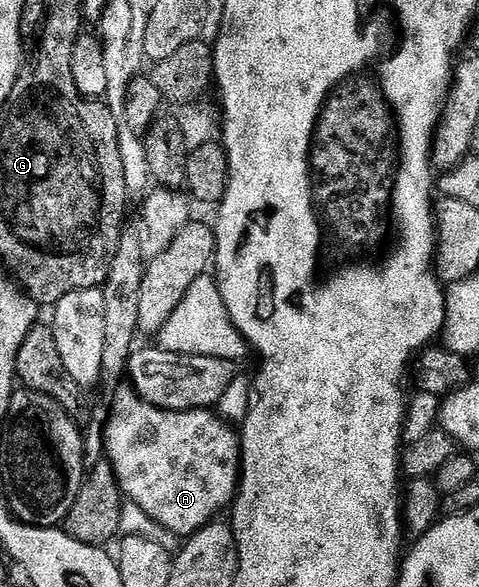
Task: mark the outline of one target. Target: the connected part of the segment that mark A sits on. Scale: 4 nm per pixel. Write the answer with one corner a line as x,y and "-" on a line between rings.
127,392
112,406
112,419
108,422
108,427
104,430
104,446
108,449
106,454
107,461
112,463
112,471
116,474
116,481
120,483
120,489
123,497
129,503
133,502
142,513
148,518
153,518
158,525
164,530
169,530
172,534
185,534
191,536
198,533
201,529
207,526
217,516
231,507
238,487
242,481
242,438
239,433
236,434
219,418
218,415
212,414
211,409
207,410
160,410
157,406
152,406
144,401
143,398
135,393

